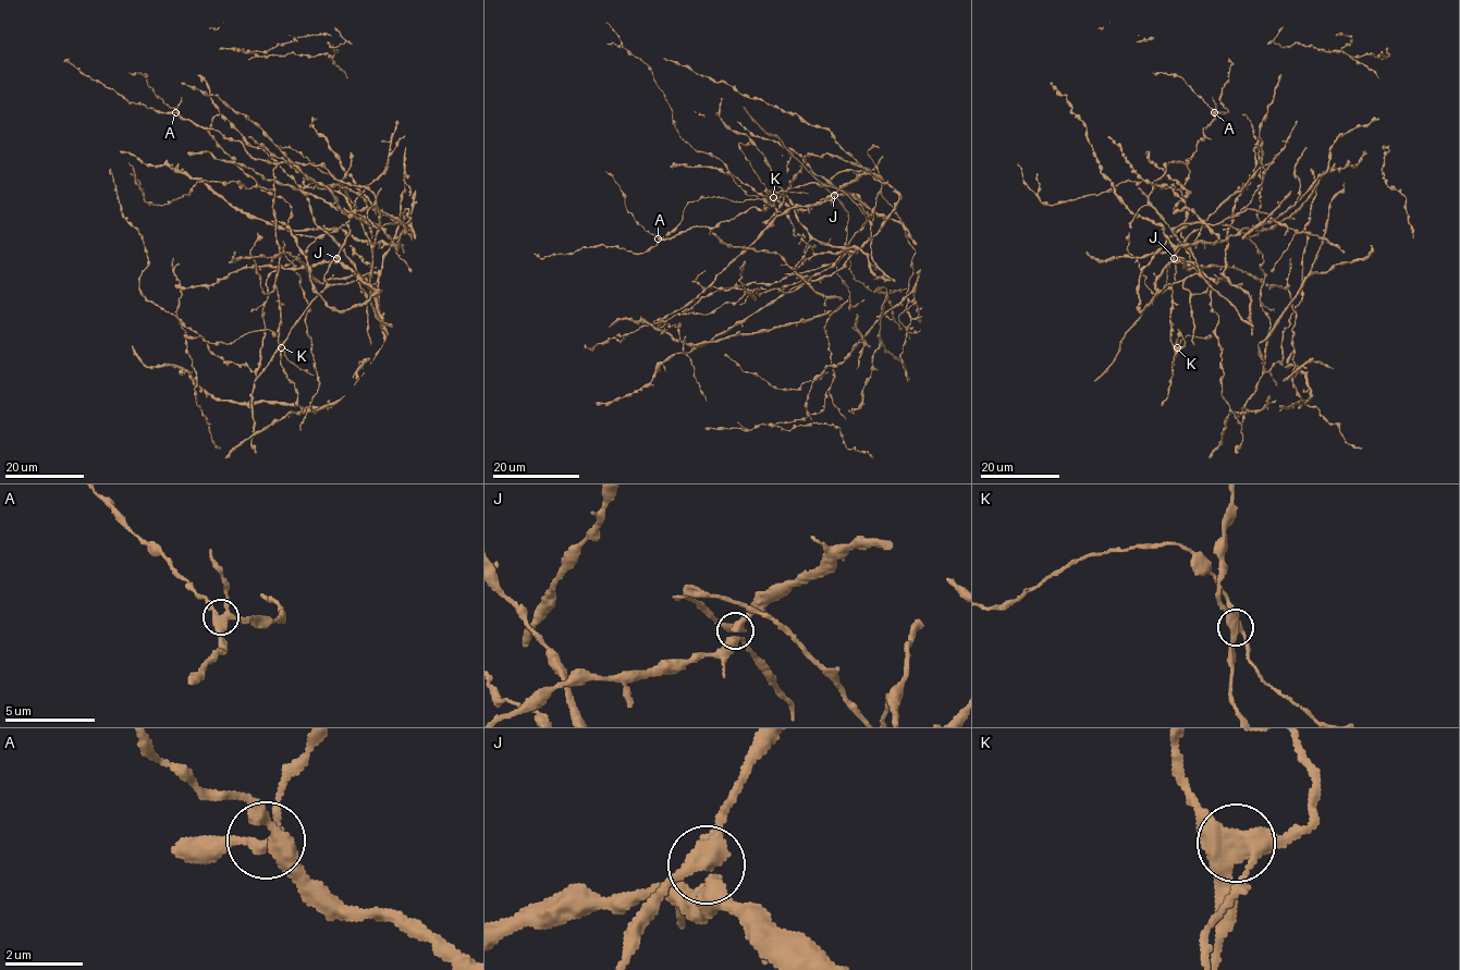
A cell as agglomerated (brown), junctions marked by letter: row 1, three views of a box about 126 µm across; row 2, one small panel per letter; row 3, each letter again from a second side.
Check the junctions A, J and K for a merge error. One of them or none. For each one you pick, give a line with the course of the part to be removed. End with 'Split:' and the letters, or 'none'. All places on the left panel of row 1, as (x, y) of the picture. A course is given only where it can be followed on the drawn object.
K: course (282, 347), (269, 330), (248, 332), (229, 344), (208, 343), (200, 335), (184, 335)
Split: K

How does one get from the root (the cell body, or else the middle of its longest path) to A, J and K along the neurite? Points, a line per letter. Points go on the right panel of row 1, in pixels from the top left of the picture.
A: (1177, 235), (1149, 200), (1152, 184), (1166, 170), (1165, 164), (1188, 163), (1214, 112)
J: (1177, 235), (1191, 252), (1199, 272), (1167, 284), (1168, 265), (1174, 257)
K: (1177, 235), (1149, 200), (1169, 162), (1190, 170), (1181, 188), (1184, 243), (1174, 257), (1169, 322), (1177, 347)

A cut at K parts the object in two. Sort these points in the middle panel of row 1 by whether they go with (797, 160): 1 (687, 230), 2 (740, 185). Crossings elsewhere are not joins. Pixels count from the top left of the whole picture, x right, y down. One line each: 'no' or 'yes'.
1: yes
2: yes

